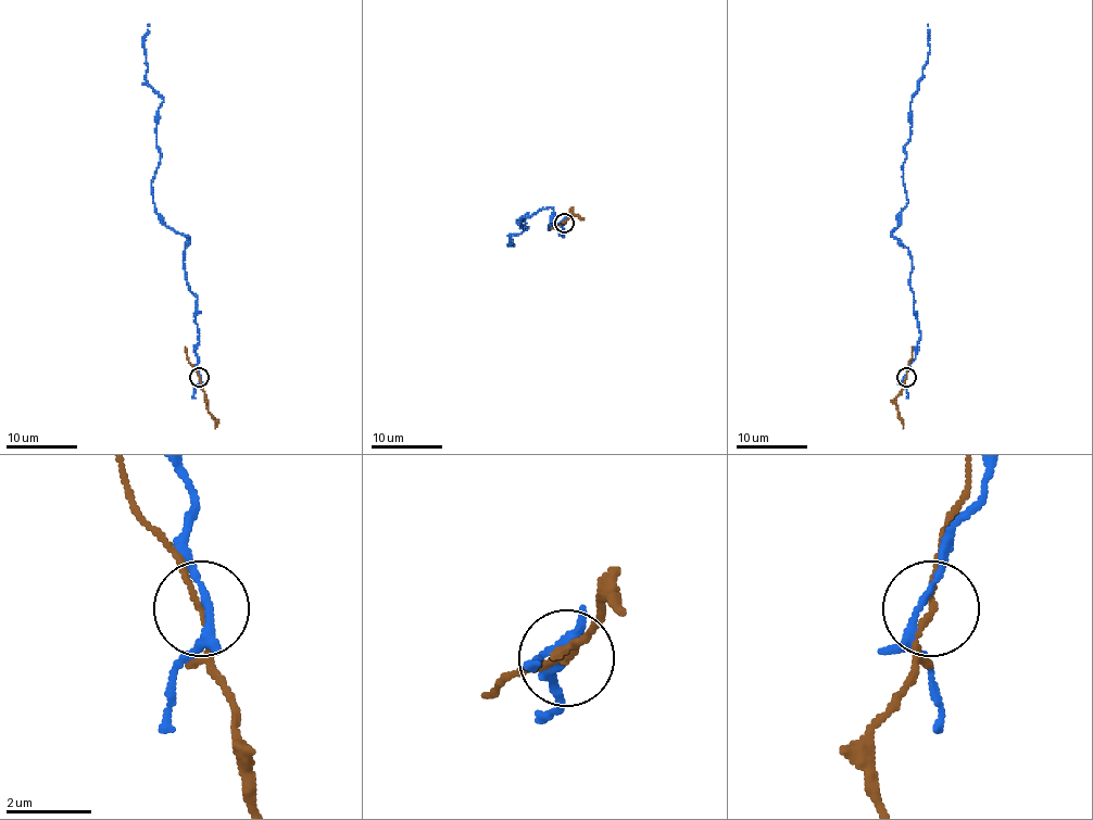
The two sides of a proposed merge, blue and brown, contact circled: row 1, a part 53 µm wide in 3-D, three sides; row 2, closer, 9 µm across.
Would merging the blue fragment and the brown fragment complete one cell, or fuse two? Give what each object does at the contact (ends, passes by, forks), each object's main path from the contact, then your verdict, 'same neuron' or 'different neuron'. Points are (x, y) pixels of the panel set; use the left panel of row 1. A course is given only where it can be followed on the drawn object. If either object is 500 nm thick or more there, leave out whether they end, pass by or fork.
blue forks | brown passes by | blue via (199, 377), (197, 297), (183, 256), (188, 239), (165, 224), (151, 190), (163, 99), (146, 79), (149, 24) | brown via (199, 377), (215, 428) | different neuron

